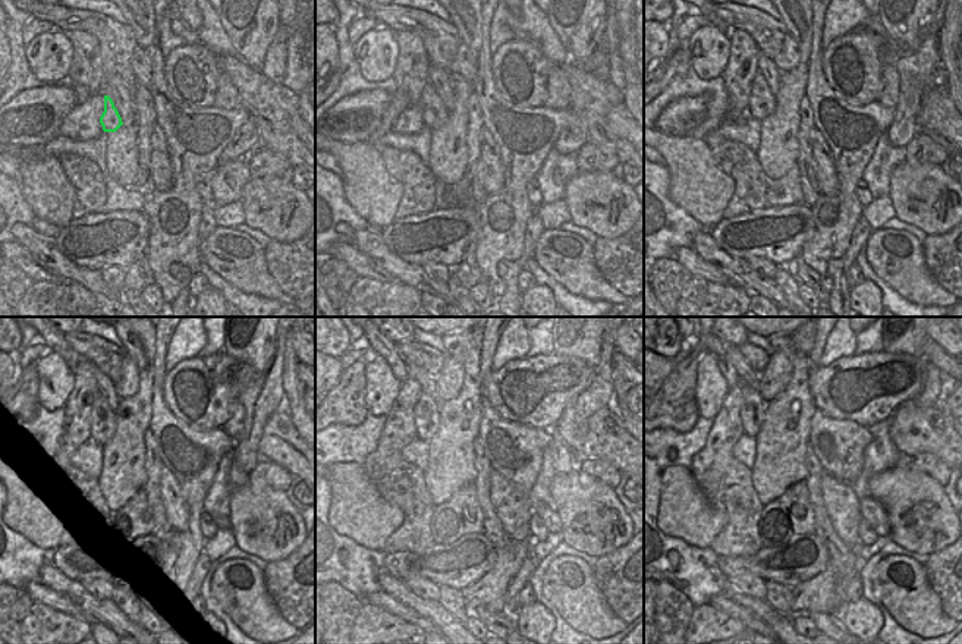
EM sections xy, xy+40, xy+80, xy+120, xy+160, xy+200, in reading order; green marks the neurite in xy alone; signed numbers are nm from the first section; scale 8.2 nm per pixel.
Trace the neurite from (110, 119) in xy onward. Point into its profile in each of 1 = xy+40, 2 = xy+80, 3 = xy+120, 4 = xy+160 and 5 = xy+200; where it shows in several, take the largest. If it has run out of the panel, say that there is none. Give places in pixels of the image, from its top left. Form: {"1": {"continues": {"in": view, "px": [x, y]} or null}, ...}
{"1": {"continues": {"in": "xy+40", "px": [434, 113]}}, "2": {"continues": {"in": "xy+80", "px": [761, 101]}}, "3": {"continues": {"in": "xy+120", "px": [103, 420]}}, "4": {"continues": {"in": "xy+160", "px": [426, 412]}}, "5": {"continues": {"in": "xy+200", "px": [753, 411]}}}

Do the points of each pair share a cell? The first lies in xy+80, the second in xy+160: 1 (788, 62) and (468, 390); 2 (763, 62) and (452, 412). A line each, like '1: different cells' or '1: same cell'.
1: different cells
2: different cells

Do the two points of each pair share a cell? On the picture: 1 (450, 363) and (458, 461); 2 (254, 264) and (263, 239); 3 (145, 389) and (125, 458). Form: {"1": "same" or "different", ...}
{"1": "different", "2": "different", "3": "same"}

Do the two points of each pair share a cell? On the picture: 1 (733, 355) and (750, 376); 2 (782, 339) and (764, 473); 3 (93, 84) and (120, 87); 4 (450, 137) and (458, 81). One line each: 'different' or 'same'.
1: same
2: same
3: different
4: same

